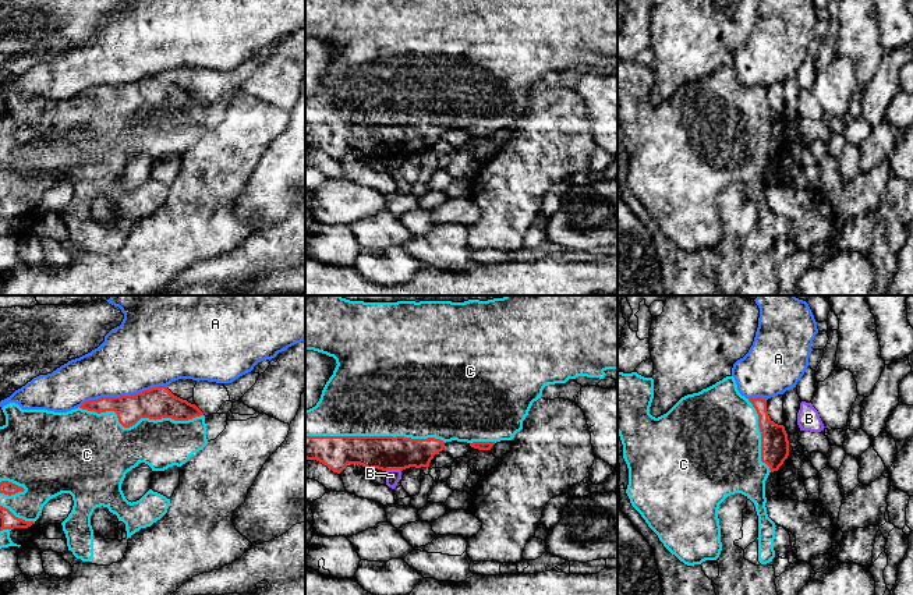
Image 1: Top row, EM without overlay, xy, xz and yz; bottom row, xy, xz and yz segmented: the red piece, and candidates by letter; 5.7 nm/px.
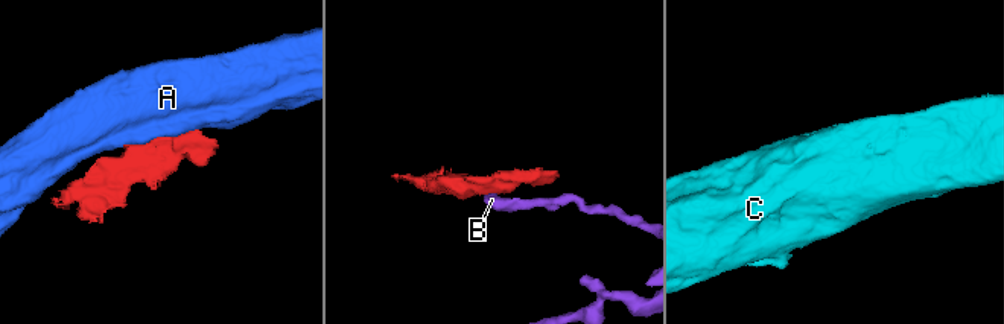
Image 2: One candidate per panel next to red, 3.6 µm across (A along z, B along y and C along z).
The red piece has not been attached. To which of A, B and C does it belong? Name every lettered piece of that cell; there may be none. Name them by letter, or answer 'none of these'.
C

